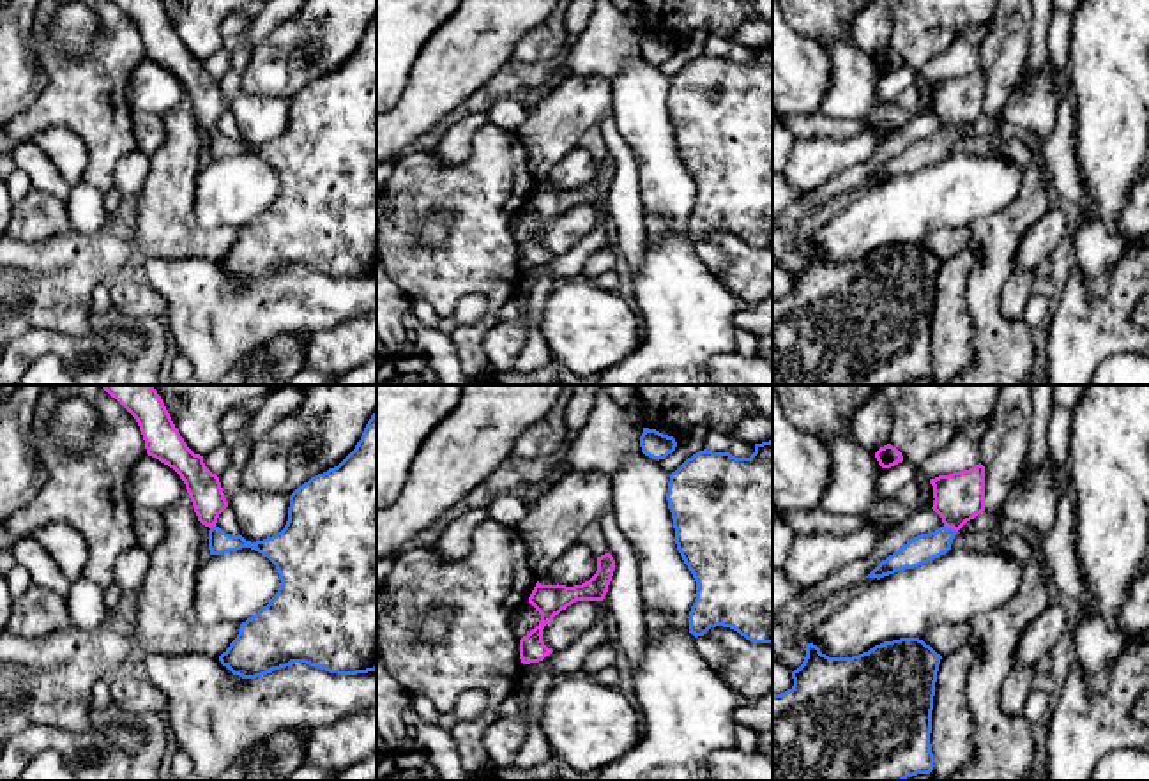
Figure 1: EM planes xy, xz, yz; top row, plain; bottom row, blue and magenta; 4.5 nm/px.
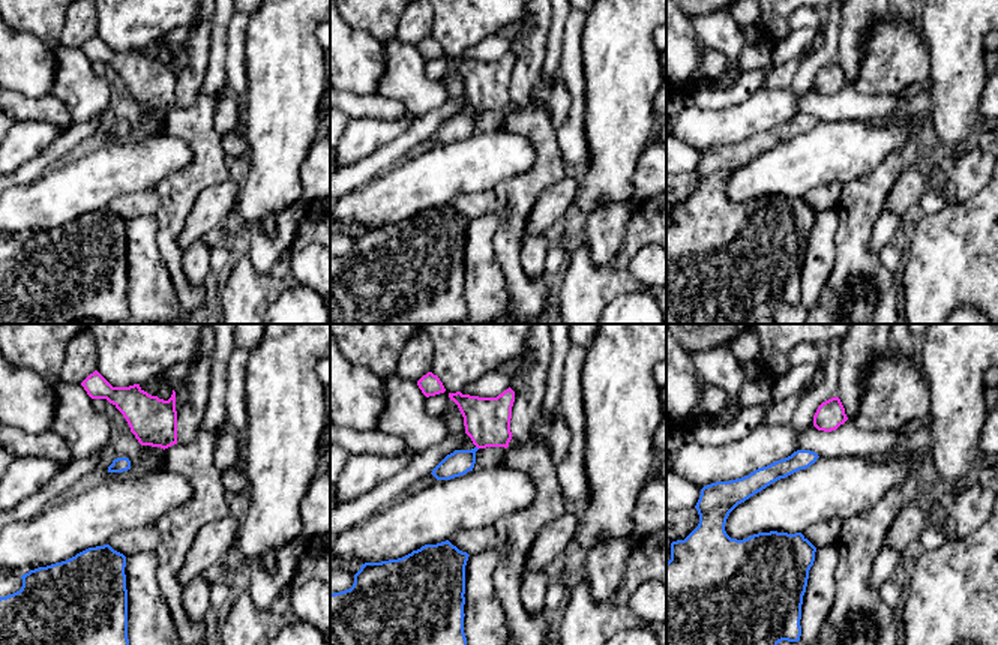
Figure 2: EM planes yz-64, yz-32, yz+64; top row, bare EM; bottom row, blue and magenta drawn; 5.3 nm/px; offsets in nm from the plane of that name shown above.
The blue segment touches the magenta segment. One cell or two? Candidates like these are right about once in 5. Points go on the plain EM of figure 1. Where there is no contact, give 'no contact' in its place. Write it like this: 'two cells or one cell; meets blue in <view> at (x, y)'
one cell; meets blue in yz at (951, 133)

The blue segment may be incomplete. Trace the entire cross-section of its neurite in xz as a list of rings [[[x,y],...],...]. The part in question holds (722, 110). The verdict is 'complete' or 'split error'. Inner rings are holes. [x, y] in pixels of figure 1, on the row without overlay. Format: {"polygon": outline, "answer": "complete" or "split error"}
{"polygon": [[[772,44],[755,48],[750,62],[698,55],[670,78],[666,104],[677,154],[696,186],[689,237],[698,242],[723,230],[751,247],[772,247]]], "answer": "complete"}

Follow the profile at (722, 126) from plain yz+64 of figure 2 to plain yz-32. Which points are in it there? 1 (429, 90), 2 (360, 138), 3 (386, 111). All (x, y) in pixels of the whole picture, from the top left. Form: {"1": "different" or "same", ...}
{"1": "different", "2": "same", "3": "different"}

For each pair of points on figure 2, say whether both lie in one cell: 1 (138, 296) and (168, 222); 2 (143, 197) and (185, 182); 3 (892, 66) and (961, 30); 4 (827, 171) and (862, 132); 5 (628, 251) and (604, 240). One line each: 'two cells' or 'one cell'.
1: two cells
2: two cells
3: two cells
4: one cell
5: two cells

